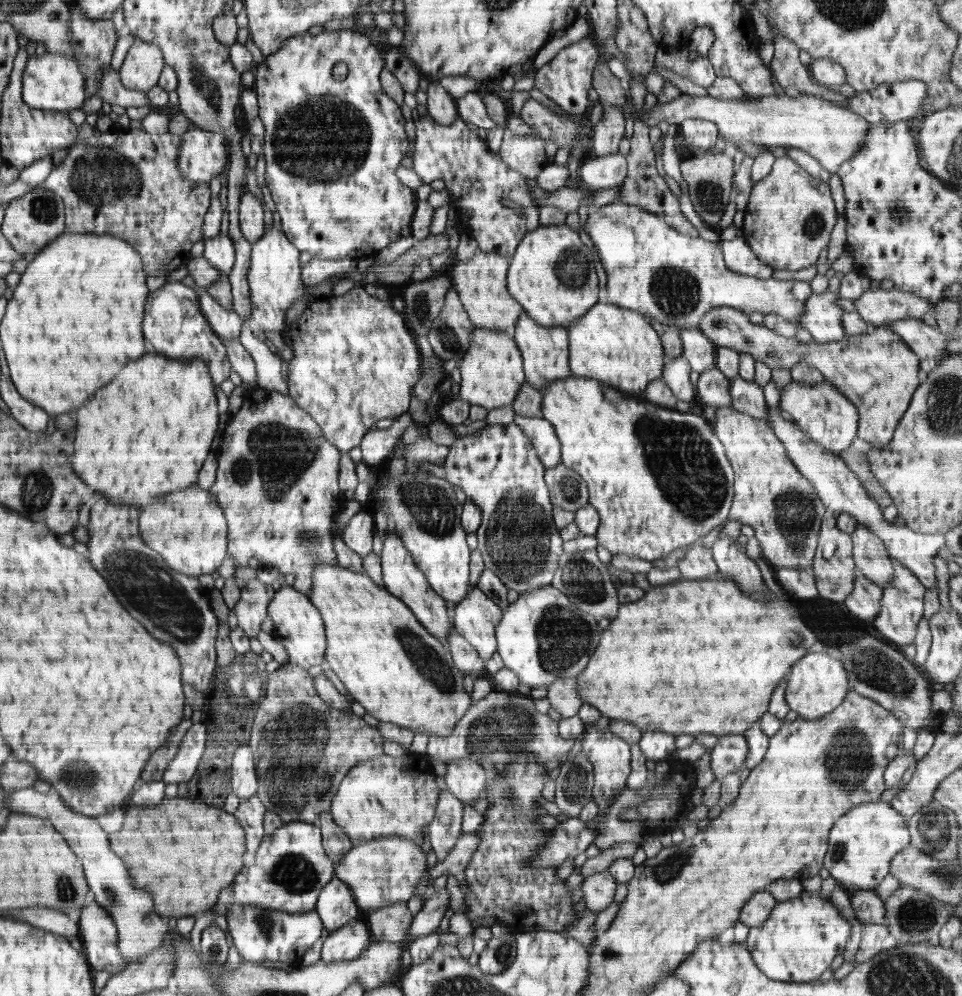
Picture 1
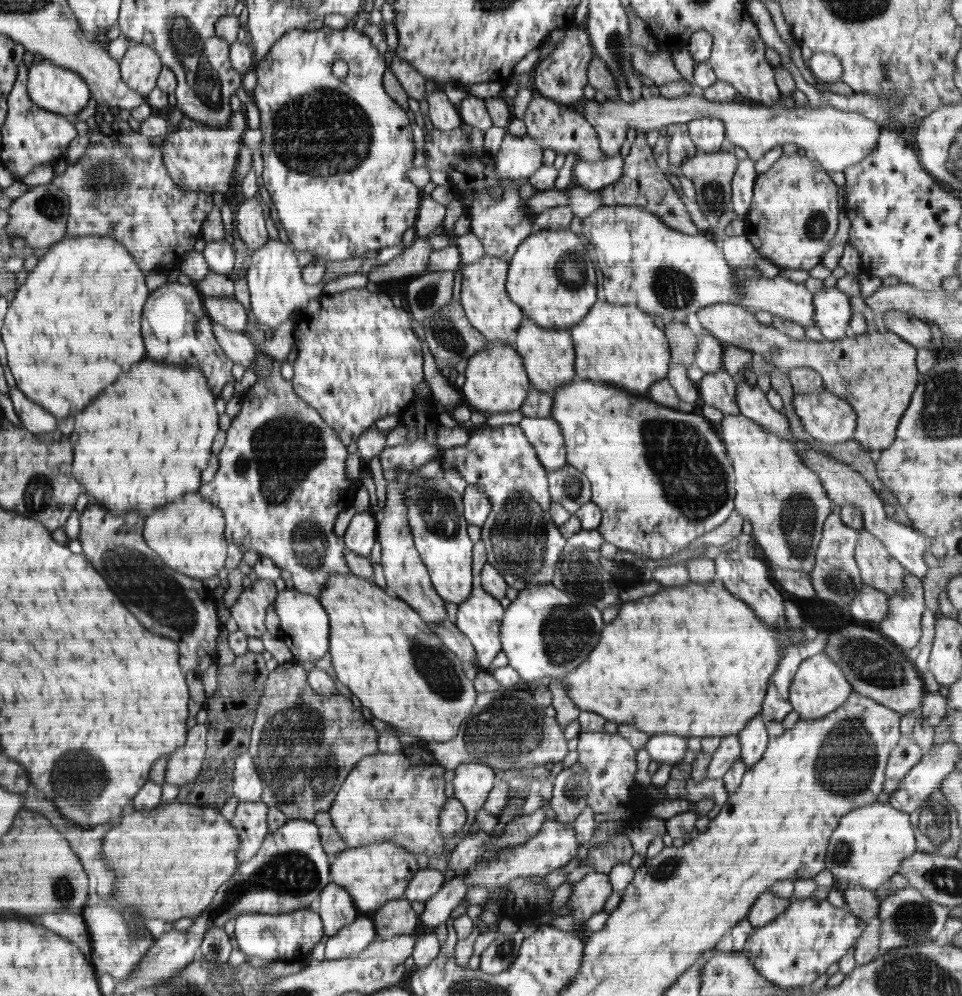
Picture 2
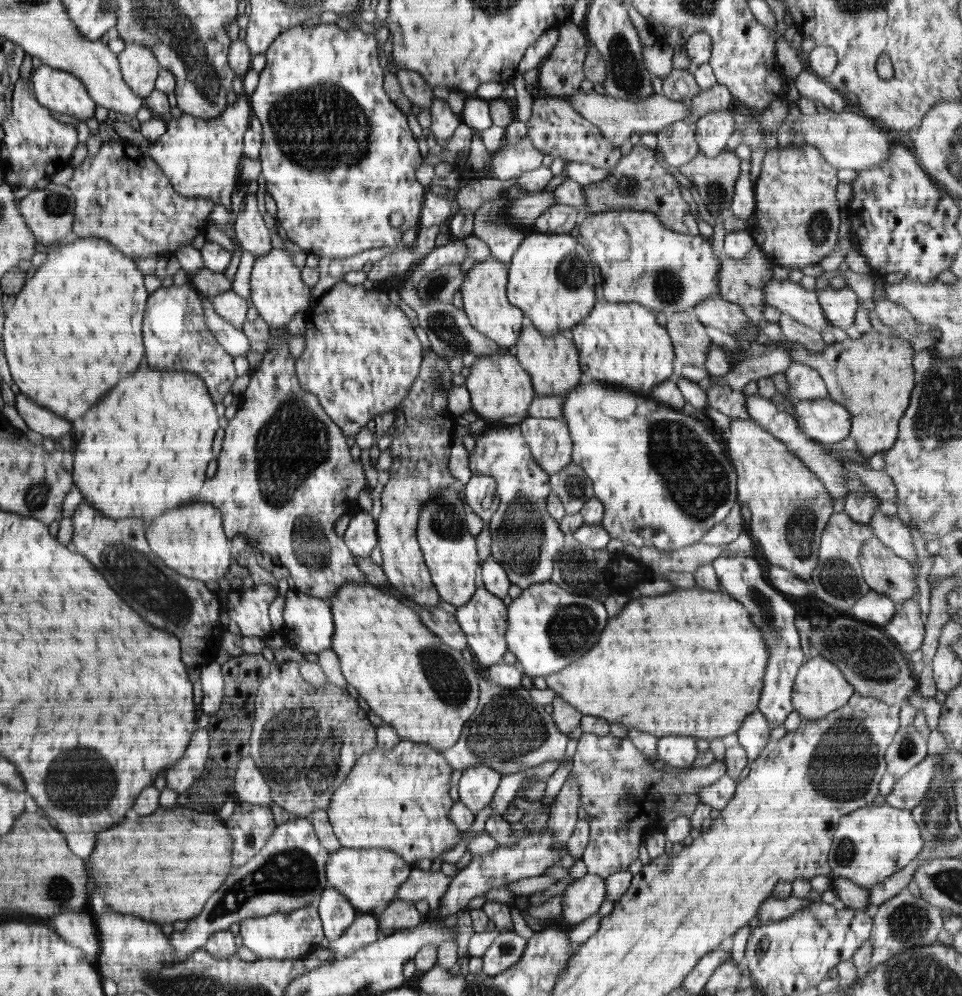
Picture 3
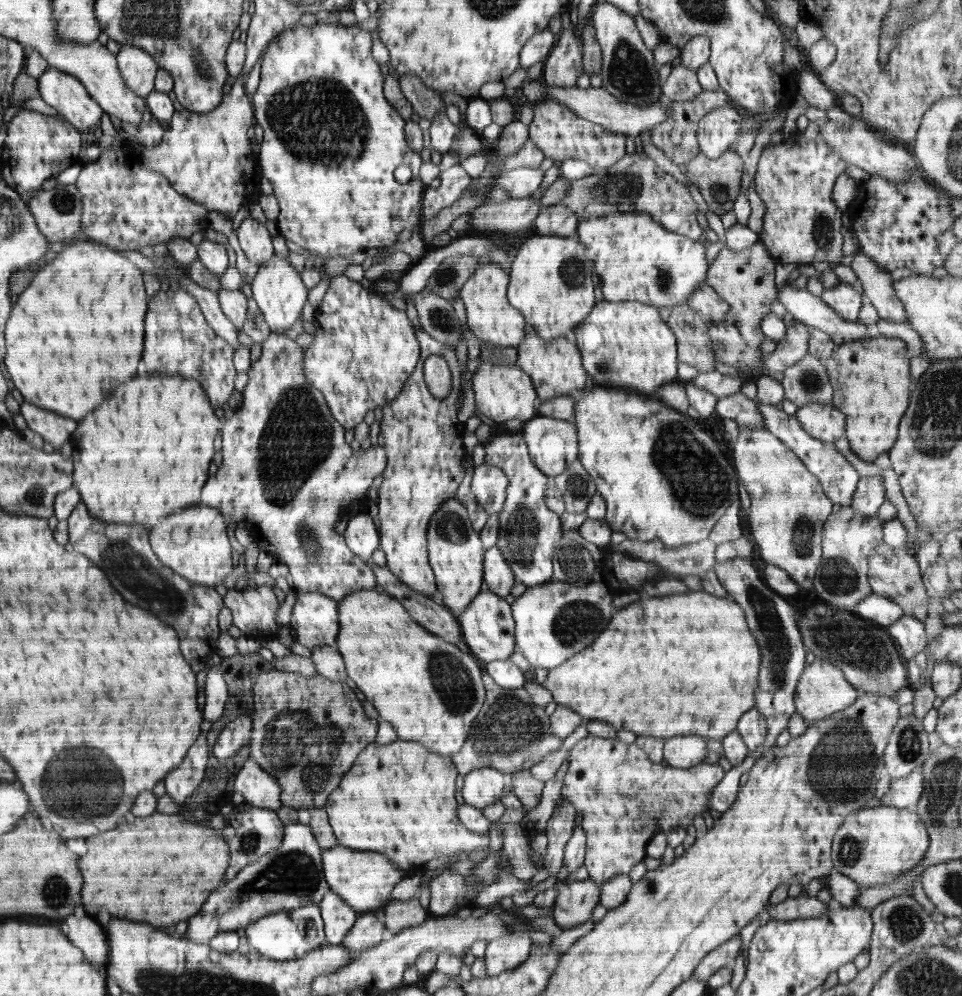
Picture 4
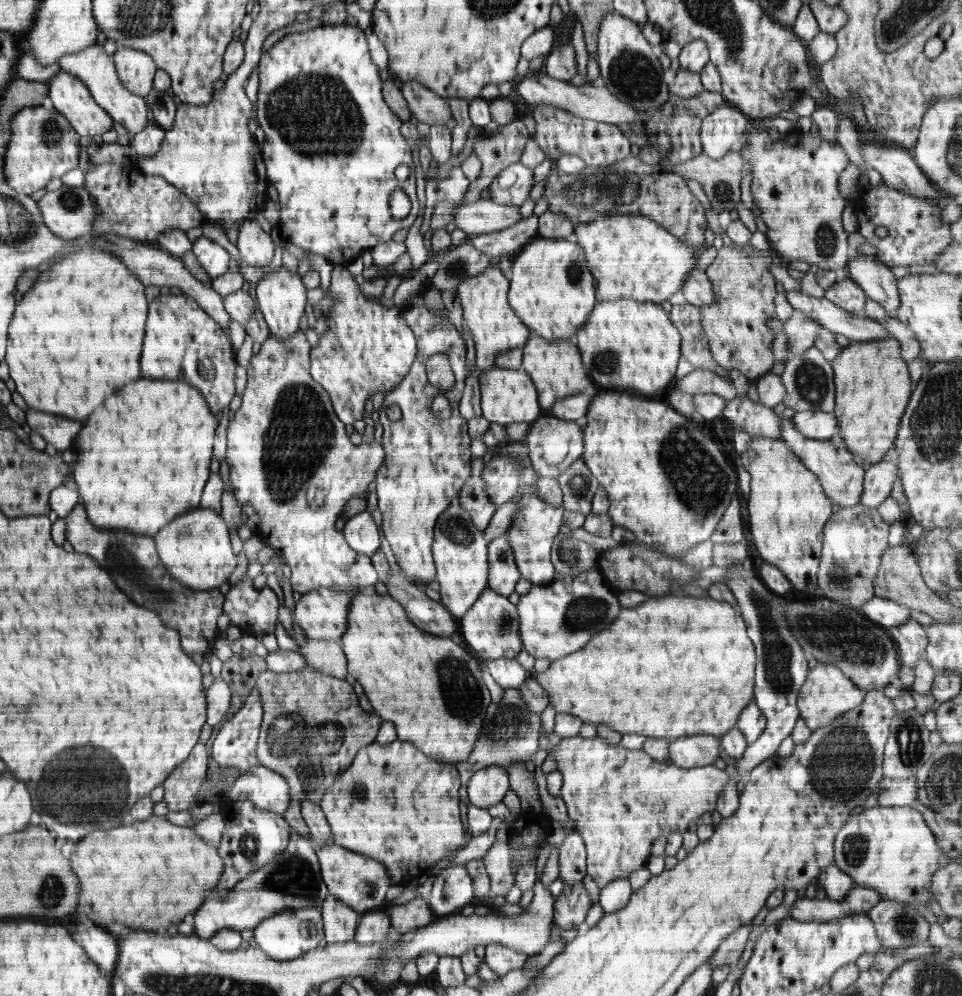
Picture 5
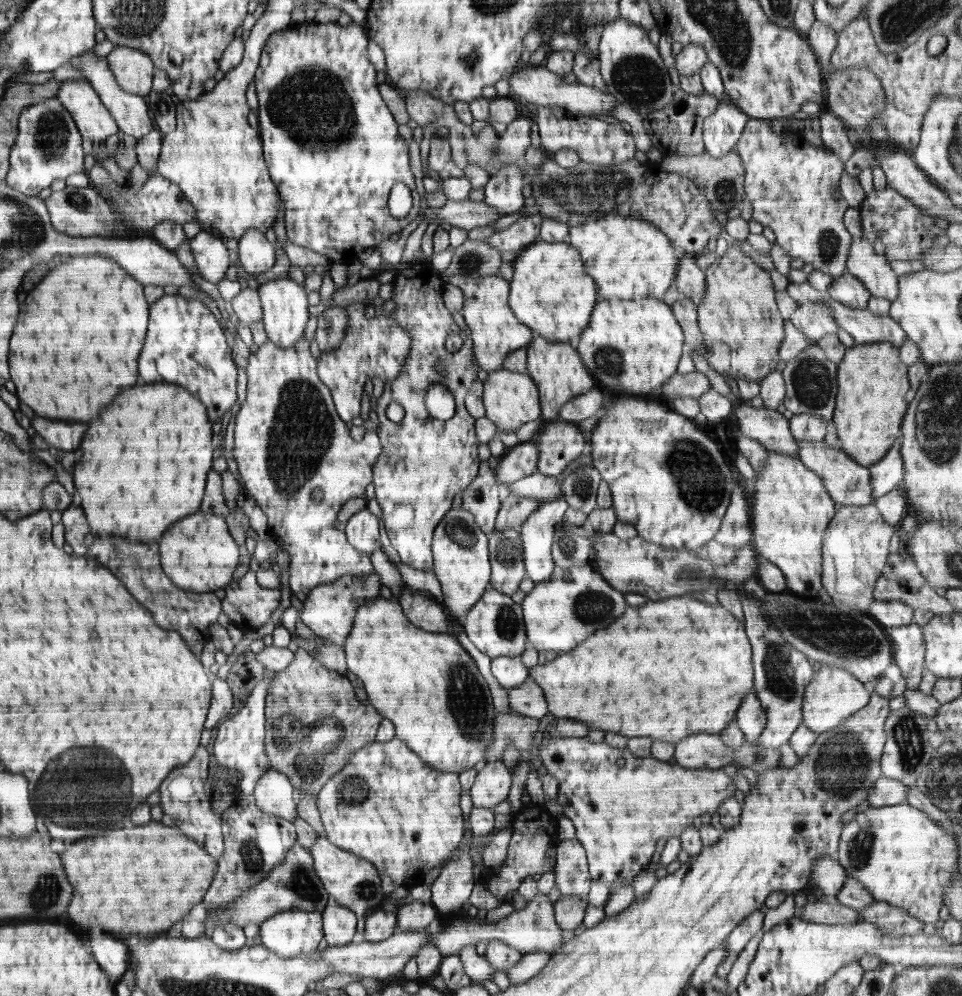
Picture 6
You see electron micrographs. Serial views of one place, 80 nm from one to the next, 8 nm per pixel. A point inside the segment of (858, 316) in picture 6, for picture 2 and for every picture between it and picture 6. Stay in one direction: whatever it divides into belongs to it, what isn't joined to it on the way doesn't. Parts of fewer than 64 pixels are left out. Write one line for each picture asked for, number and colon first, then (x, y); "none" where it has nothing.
2: (666, 273)
3: (790, 298)
4: (810, 310)
5: (857, 329)

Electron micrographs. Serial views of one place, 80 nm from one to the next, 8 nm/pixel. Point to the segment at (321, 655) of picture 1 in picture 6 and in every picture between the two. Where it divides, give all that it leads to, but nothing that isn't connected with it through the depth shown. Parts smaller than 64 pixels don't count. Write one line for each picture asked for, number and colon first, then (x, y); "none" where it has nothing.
2: (304, 625)
3: (309, 626)
4: (314, 617)
5: (322, 613)
6: (329, 610)

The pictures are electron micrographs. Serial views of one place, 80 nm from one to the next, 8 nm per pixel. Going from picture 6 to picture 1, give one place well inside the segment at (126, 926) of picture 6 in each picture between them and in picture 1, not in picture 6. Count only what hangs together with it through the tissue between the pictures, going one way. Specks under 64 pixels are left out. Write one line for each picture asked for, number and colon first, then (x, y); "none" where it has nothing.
1: (195, 850)
2: (170, 861)
3: (163, 867)
4: (190, 861)
5: (150, 875)

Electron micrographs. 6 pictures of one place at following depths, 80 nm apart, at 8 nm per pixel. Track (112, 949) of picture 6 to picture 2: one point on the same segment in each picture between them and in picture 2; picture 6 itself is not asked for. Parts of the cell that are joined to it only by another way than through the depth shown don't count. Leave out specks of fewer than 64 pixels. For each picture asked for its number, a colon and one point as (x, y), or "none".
2: (73, 927)
3: (77, 928)
4: (88, 935)
5: (103, 949)

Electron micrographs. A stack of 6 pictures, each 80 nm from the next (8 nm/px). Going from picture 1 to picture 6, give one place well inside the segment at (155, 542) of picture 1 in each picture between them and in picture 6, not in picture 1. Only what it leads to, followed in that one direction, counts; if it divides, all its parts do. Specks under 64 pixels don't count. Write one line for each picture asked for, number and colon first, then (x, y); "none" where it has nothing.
2: (189, 535)
3: (190, 539)
4: (193, 542)
5: (196, 548)
6: (199, 554)

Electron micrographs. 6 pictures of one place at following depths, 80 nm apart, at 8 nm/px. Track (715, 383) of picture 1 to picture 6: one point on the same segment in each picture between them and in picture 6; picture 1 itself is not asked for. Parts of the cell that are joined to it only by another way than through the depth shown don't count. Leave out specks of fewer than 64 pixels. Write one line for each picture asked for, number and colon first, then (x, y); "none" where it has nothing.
2: (719, 389)
3: (731, 402)
4: (738, 407)
5: (752, 417)
6: (767, 426)

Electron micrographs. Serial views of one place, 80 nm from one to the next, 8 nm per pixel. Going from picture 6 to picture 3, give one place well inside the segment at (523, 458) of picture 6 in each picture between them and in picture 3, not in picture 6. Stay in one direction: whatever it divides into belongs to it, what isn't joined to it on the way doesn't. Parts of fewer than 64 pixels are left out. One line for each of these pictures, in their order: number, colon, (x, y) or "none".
3: (480, 492)
4: (489, 484)
5: (501, 475)

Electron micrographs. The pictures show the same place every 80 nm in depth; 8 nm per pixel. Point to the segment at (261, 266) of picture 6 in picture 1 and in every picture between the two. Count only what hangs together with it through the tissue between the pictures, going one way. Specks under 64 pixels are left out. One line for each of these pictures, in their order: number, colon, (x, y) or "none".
1: (251, 217)
2: (251, 226)
3: (251, 231)
4: (257, 244)
5: (256, 247)

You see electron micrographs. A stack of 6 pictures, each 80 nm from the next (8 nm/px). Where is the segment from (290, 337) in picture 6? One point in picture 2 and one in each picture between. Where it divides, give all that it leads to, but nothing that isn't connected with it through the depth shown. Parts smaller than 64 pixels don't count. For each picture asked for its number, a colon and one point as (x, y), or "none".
2: (277, 290)
3: (278, 293)
4: (278, 289)
5: (281, 296)

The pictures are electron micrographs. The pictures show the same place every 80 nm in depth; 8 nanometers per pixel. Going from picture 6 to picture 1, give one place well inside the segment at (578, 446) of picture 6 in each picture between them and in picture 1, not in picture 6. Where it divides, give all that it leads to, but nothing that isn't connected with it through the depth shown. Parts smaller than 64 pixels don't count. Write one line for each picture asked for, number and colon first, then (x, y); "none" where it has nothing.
1: (540, 431)
2: (544, 434)
3: (549, 440)
4: (552, 443)
5: (553, 444)

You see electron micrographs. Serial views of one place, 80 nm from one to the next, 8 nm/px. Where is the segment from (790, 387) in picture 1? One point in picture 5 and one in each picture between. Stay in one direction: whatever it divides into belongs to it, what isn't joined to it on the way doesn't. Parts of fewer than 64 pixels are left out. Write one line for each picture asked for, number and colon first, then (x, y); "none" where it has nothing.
2: (827, 418)
3: (826, 421)
4: (824, 422)
5: (818, 425)

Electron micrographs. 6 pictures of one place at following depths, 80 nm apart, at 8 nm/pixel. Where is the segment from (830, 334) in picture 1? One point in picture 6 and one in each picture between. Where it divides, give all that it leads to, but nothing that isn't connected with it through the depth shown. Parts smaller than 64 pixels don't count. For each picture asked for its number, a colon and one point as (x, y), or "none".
2: (833, 310)
3: (840, 306)
4: (844, 299)
5: (847, 295)
6: (846, 289)

